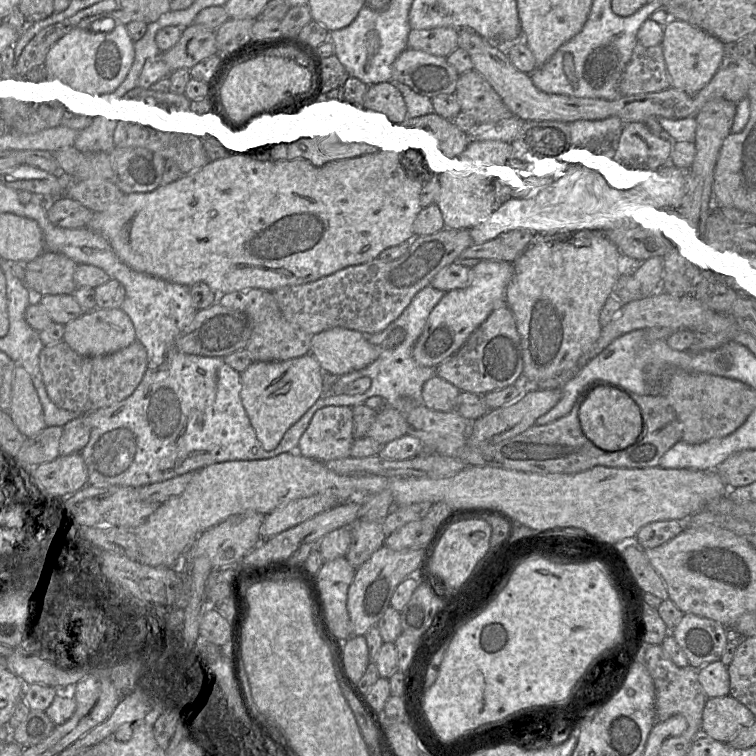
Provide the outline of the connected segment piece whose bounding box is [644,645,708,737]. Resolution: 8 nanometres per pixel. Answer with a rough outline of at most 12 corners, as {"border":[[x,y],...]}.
{"border":[[661,645],[645,648],[656,722],[684,716],[701,734],[707,696],[690,665]]}

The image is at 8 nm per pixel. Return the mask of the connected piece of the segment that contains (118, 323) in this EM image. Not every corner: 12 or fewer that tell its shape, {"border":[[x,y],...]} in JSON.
{"border":[[95,308],[64,325],[63,341],[96,357],[136,341],[122,309]]}

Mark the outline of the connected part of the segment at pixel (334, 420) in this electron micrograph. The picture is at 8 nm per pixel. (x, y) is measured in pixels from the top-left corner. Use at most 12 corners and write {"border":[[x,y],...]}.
{"border":[[352,408],[315,412],[296,452],[321,462],[347,458]]}

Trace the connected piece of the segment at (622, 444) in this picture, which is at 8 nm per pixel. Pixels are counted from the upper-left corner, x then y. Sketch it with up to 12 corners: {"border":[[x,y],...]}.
{"border":[[594,385],[579,421],[595,446],[616,452],[643,429],[624,389]]}

